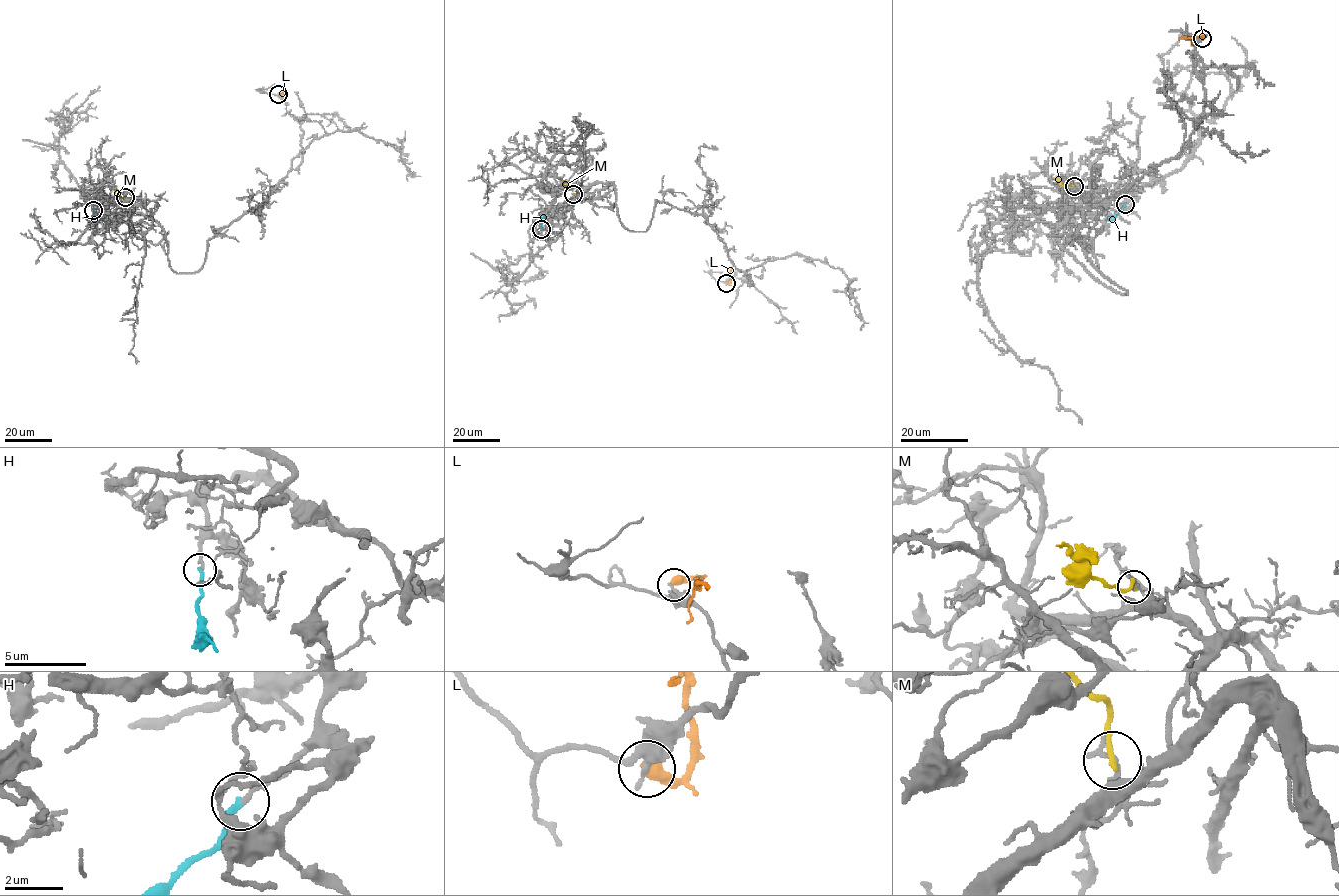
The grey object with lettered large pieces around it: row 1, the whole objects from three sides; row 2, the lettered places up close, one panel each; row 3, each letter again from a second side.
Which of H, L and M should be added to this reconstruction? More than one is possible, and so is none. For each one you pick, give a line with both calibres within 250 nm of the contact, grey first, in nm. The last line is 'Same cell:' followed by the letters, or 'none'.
H: Thickness 120 nm (grey) against 240 nm
Same cell: H

